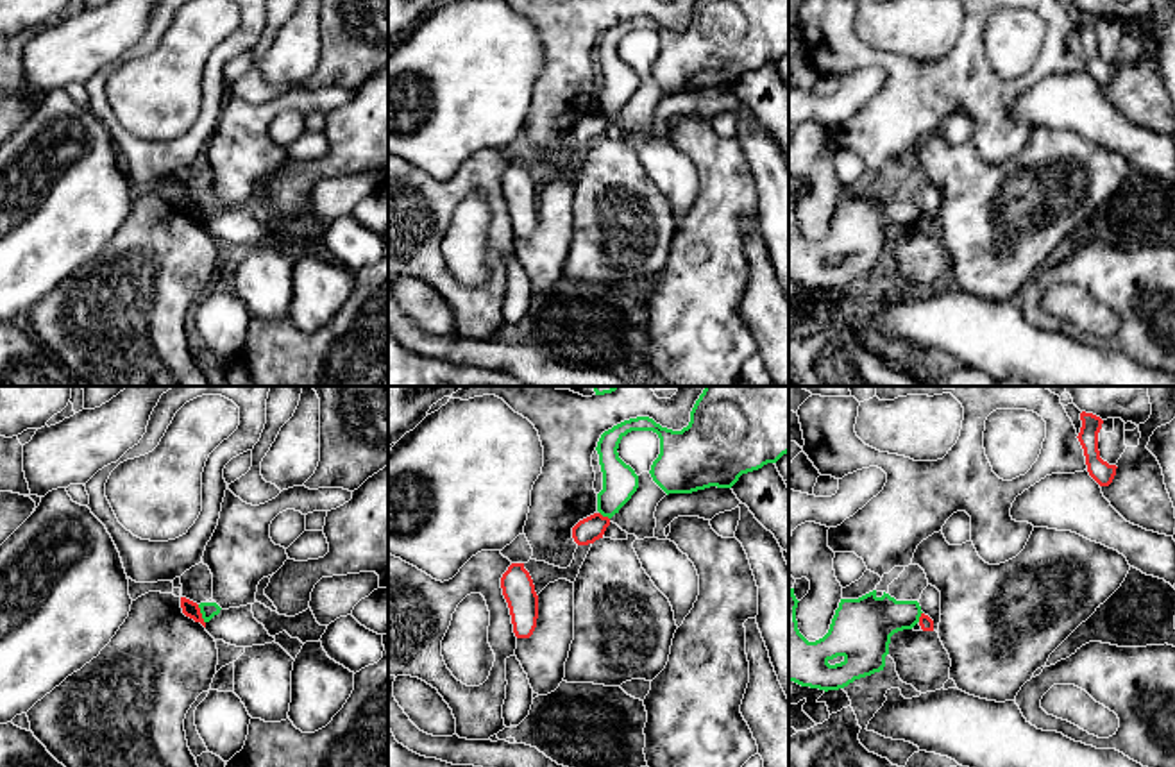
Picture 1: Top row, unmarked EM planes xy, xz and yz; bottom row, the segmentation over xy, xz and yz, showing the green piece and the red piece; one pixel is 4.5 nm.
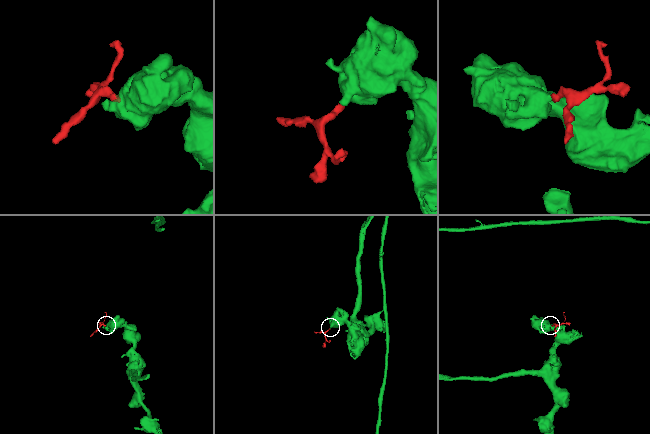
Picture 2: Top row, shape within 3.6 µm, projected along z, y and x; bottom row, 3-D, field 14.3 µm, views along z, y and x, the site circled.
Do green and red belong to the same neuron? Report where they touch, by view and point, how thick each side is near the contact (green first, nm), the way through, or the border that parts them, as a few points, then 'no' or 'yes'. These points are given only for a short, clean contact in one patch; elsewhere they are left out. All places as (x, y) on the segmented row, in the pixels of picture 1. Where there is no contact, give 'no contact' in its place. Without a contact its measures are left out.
contact xy (201, 612); calibres 70 and 70 nm; border xy (197, 605), (204, 623); no

